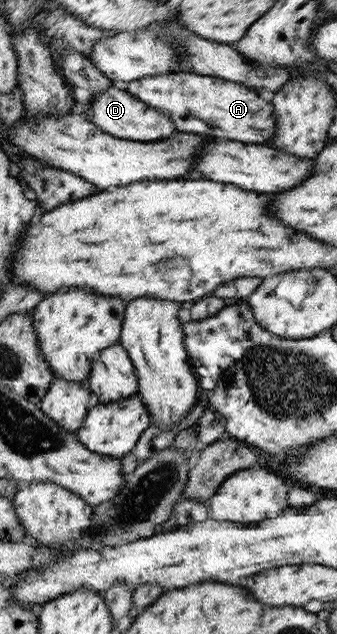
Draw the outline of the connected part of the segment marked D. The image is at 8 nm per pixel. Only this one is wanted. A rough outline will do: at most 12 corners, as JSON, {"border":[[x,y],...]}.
{"border":[[118,84],[95,95],[89,115],[122,139],[165,140],[168,115]]}

